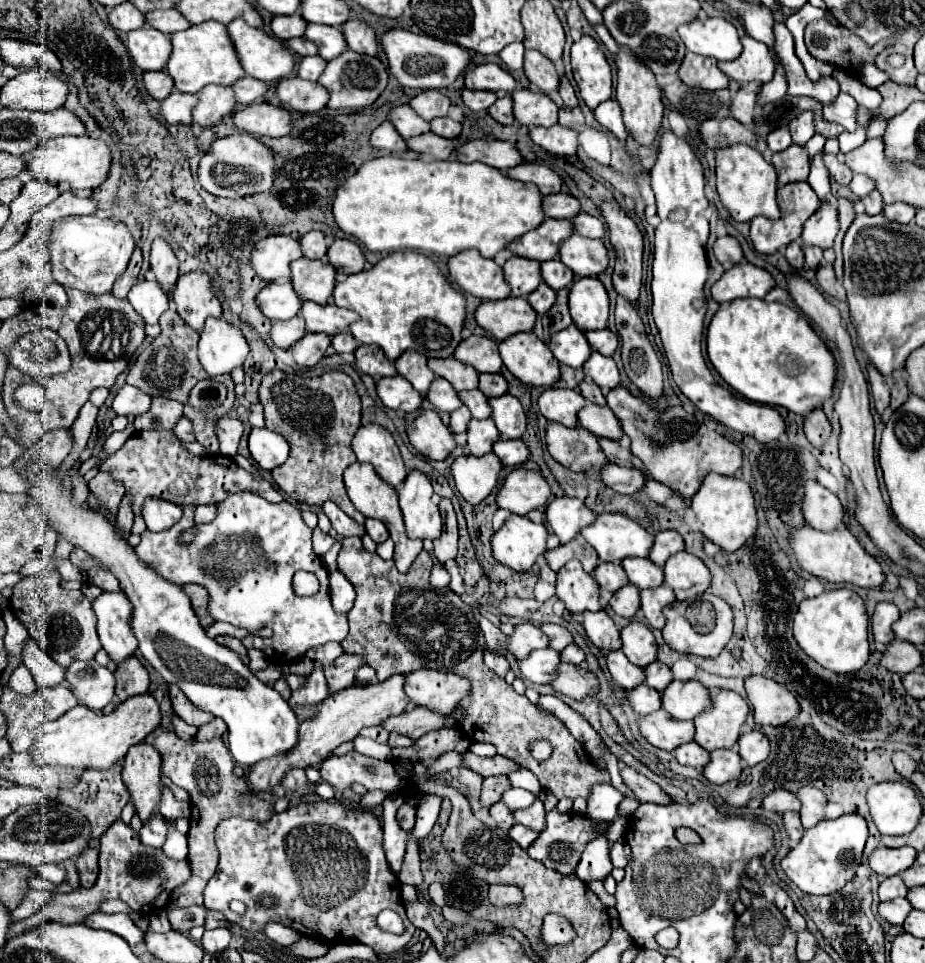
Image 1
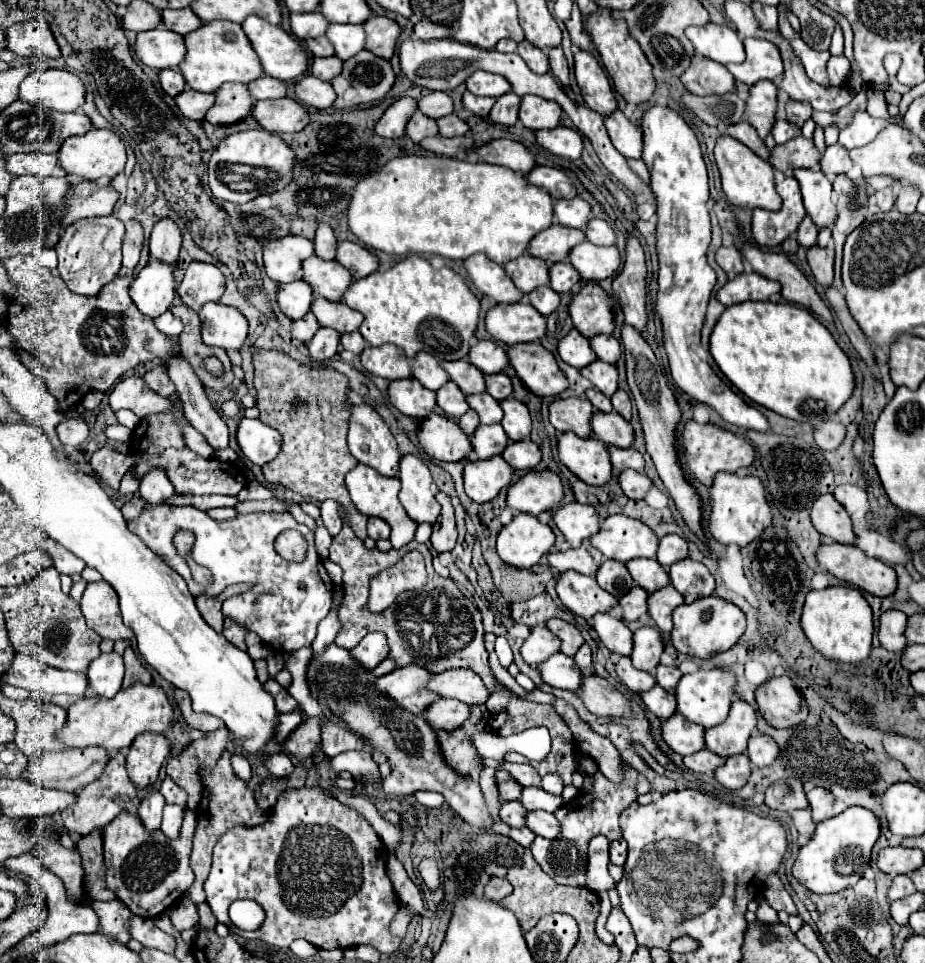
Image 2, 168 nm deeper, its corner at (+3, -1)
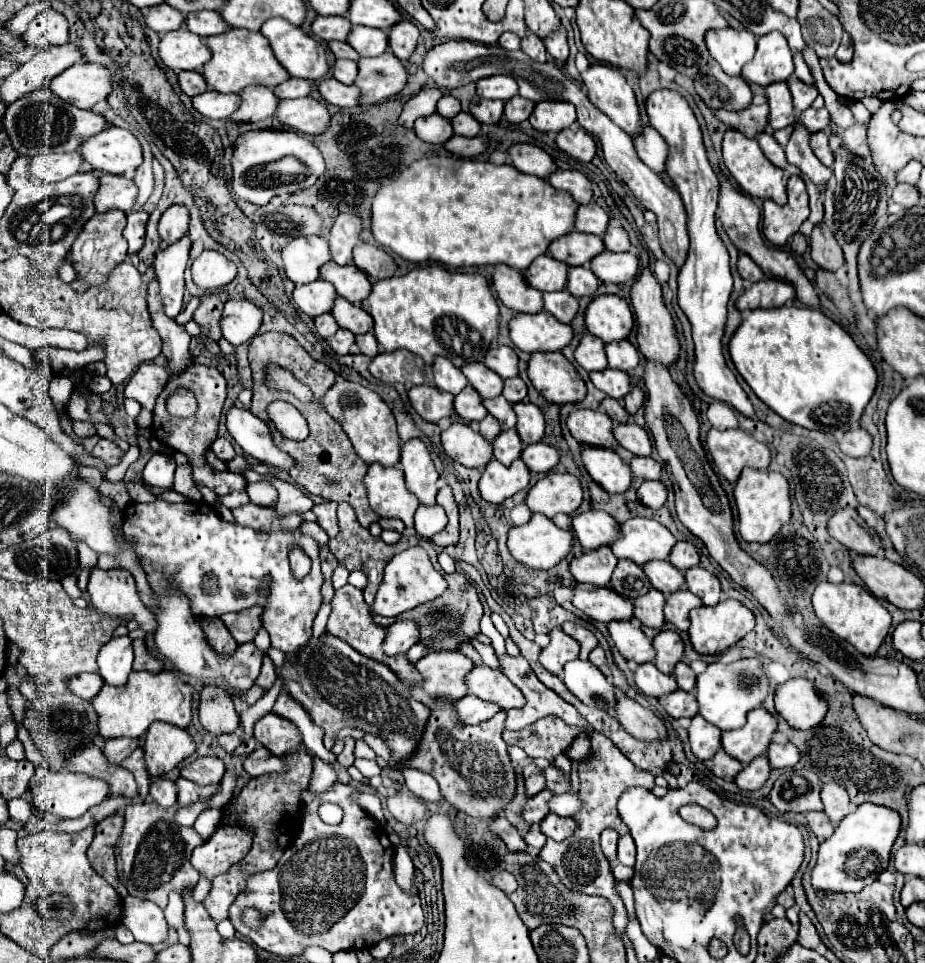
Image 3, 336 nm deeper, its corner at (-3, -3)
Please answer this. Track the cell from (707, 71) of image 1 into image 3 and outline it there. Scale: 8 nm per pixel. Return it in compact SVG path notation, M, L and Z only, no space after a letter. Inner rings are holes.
M710 61L694 79L696 93L702 97L710 109L728 109L742 111L752 103L752 91L742 77L730 77Z

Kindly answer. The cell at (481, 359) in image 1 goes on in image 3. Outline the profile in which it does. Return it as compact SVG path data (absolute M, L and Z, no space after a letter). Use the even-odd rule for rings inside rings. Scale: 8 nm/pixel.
M496 347L486 353L486 367L496 371L502 379L518 375L518 355L512 347Z

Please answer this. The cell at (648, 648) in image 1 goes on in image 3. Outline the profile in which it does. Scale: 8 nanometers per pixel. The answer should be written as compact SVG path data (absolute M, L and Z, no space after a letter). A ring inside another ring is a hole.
M666 629L654 637L654 649L656 649L656 661L654 661L656 667L662 673L672 673L684 653L684 641L676 631Z

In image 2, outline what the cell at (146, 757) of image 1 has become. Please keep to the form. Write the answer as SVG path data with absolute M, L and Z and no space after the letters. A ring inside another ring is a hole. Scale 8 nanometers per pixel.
M144 733L136 737L126 755L126 771L138 789L150 787L158 779L164 759L170 755L170 743L164 735Z

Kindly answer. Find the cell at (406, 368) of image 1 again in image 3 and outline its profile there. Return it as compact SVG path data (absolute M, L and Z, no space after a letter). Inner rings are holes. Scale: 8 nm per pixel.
M436 357L432 367L434 367L434 383L442 391L458 395L468 385L468 379L462 375L458 367L454 367L454 363L450 363L450 359Z

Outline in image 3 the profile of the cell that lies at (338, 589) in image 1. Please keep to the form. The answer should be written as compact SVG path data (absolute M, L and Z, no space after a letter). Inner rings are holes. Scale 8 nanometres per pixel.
M266 713L254 723L254 737L274 755L286 755L300 747L298 729L274 713Z

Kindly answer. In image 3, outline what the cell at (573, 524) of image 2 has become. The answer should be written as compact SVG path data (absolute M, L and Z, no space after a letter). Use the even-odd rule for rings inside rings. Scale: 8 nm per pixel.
M588 511L576 515L572 529L586 549L610 545L620 535L620 523L606 511Z

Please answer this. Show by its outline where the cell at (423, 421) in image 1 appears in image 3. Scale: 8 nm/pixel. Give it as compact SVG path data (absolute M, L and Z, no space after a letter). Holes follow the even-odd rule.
M452 423L442 431L444 451L464 467L486 467L492 459L492 443L464 423Z

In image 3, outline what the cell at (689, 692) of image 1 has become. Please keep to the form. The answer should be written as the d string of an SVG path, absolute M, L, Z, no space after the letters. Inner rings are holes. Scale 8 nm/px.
M756 657L740 659L734 663L710 663L708 669L702 675L698 675L696 681L696 699L700 705L700 715L708 723L720 727L722 731L742 727L746 723L748 711L760 707L768 697L768 691L770 681L762 669L762 661Z

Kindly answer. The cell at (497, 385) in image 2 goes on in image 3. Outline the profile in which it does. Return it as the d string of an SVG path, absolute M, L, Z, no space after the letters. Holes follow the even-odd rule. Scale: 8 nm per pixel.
M512 377L512 379L506 379L504 381L504 391L502 395L506 399L510 399L510 403L518 403L518 401L524 401L526 399L526 383L520 379L520 377Z

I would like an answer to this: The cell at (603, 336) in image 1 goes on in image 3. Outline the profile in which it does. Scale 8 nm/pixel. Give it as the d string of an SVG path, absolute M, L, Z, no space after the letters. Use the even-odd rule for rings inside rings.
M628 339L608 343L606 355L608 355L608 365L612 369L620 369L620 371L632 371L640 363L640 353Z

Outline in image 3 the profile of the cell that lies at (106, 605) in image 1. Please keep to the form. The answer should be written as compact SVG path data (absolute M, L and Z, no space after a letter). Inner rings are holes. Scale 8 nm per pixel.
M90 569L88 593L96 611L138 621L146 633L154 633L154 615L138 597L134 577L126 569Z

